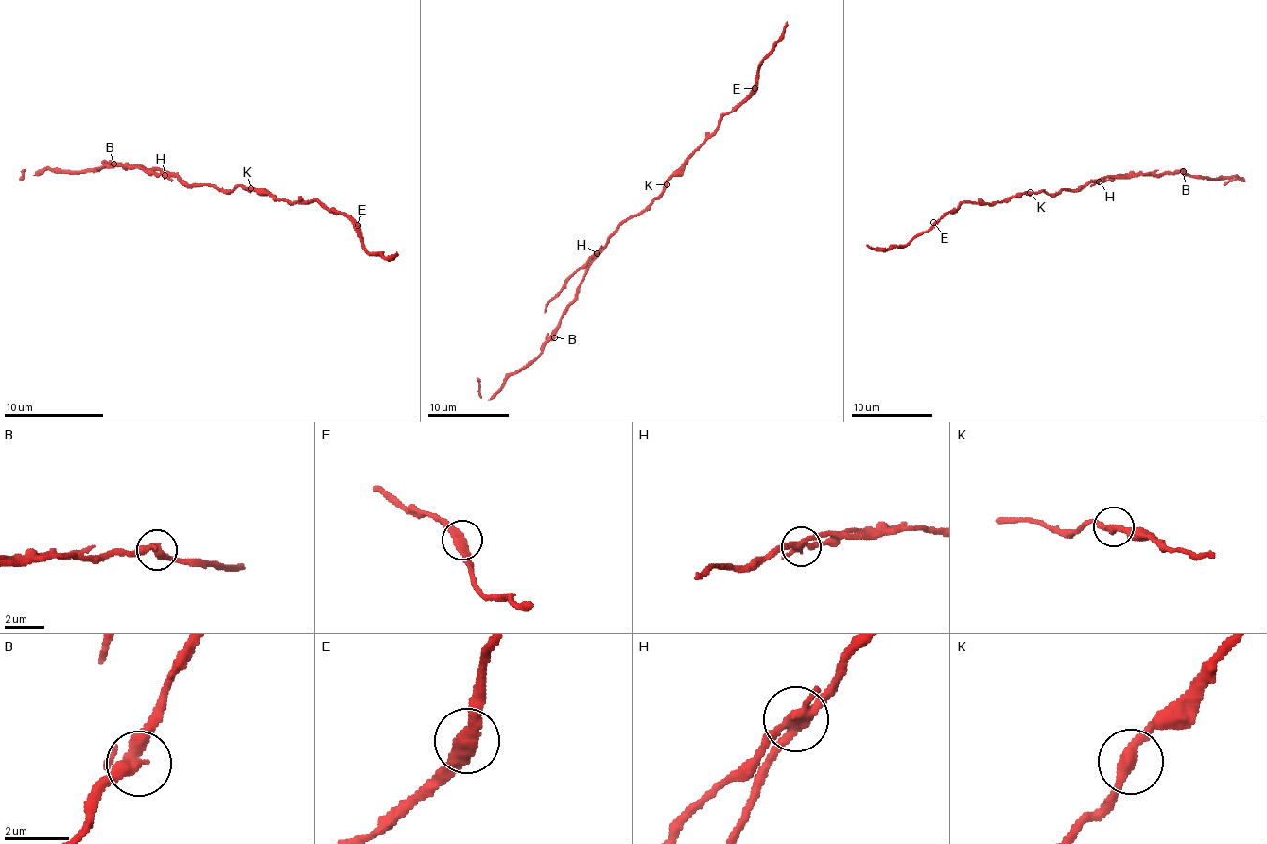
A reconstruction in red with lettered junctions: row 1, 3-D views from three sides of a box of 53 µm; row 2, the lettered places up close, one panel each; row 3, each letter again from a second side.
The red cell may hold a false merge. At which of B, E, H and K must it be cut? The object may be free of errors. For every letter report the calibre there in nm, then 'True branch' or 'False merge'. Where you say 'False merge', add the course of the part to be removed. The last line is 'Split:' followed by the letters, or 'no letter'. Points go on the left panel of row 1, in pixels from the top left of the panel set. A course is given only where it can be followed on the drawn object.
B: Thickness 320 nm. True branch
E: Thickness 360 nm. True branch
H: Thickness 300 nm. False merge. Course of the part to remove: (165, 176), (101, 161)
K: Thickness 340 nm. True branch
Split: H

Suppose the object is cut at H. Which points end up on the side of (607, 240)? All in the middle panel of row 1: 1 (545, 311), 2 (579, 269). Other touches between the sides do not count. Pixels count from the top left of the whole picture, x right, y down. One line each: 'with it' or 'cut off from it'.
1: cut off from it
2: cut off from it

